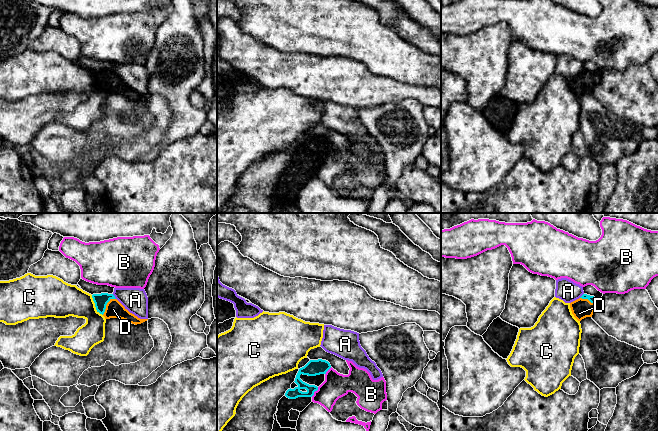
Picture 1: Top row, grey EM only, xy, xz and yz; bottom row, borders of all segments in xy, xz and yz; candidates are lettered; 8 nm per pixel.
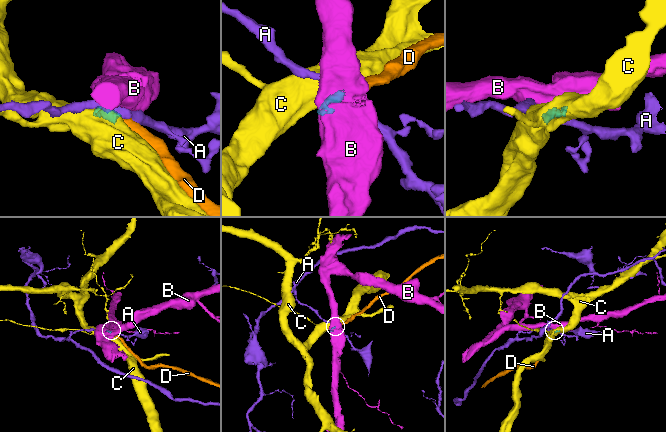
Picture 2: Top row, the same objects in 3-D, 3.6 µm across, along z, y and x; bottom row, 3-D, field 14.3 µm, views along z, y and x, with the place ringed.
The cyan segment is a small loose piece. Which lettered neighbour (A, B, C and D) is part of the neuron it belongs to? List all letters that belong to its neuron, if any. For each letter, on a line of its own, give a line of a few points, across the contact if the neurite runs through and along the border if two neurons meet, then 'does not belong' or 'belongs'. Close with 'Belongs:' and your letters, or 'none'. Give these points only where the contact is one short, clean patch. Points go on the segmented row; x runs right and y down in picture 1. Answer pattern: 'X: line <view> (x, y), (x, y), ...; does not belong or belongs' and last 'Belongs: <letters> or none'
A: line xy (112, 294), (116, 298); does not belong
B: line xz (318, 387), (311, 396); does not belong
C: line xy (91, 295), (95, 308), (102, 315); does not belong
D: line xy (100, 300), (106, 304), (114, 309); belongs
Belongs: D

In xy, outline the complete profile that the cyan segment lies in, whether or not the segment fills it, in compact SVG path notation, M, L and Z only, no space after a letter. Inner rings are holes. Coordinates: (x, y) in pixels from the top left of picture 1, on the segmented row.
M101 293L93 294L93 301L97 312L102 314L105 319L120 318L132 324L141 324L148 319L140 319L134 314L130 313L113 294Z

